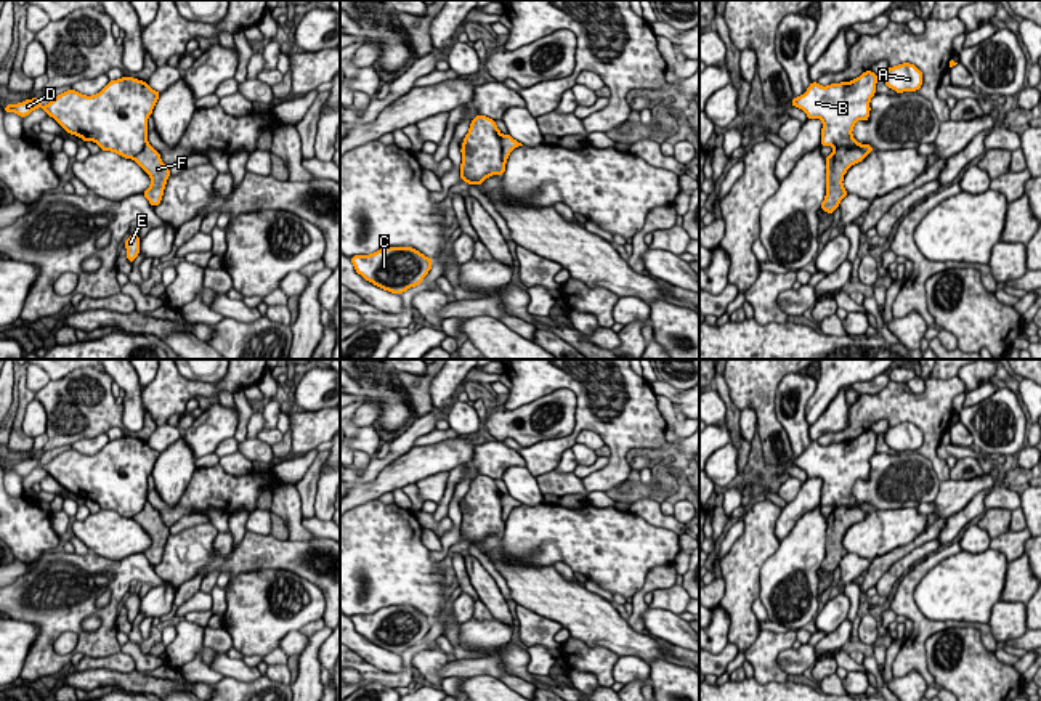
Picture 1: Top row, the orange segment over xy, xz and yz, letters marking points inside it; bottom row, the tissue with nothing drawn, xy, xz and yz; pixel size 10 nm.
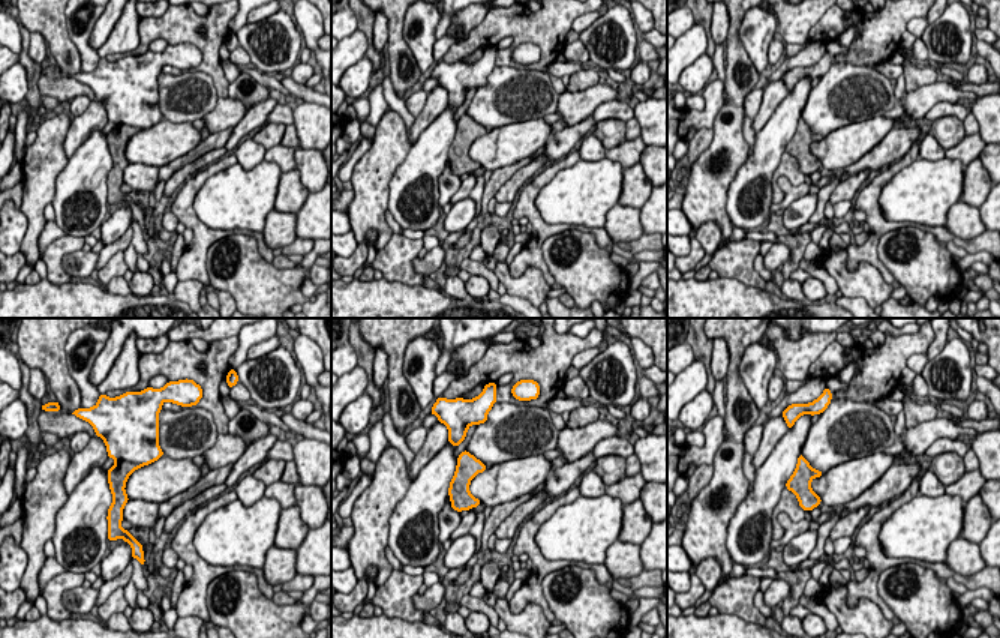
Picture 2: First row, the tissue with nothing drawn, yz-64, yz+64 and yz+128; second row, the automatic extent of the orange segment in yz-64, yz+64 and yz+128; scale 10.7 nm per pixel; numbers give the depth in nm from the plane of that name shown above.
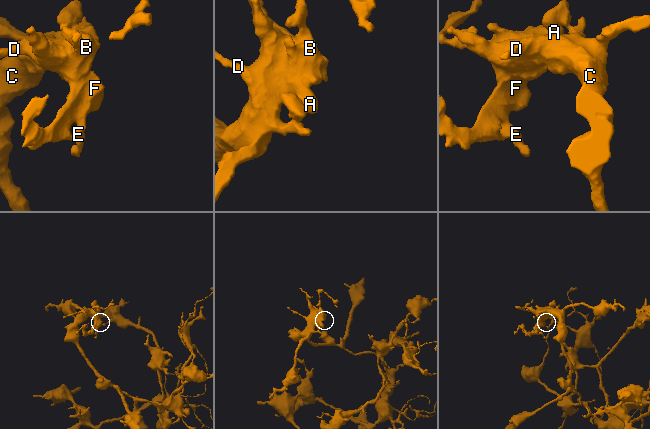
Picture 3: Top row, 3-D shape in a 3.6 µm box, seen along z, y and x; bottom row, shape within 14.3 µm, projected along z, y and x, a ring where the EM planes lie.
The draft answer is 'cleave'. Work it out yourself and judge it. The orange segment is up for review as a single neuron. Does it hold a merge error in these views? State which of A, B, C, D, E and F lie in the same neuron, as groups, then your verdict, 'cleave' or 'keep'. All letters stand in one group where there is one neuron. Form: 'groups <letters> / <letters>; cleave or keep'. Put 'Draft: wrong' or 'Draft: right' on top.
Draft: right
groups A B C D / E F; cleave

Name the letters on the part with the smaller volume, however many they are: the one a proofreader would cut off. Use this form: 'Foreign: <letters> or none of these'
Foreign: E, F

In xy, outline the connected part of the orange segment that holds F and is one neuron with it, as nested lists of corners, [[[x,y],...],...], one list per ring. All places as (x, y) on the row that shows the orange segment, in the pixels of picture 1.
[[[149,144],[133,160],[151,176],[151,186],[143,192],[152,207],[159,205],[164,196],[170,168],[164,165],[160,154]]]

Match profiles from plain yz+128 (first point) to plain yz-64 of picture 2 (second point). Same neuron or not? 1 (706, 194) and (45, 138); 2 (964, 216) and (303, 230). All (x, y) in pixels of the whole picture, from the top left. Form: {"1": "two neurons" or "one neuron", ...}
{"1": "one neuron", "2": "two neurons"}

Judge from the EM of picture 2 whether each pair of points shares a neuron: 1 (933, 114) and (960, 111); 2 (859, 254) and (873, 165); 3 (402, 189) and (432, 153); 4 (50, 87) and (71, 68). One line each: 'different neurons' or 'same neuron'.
1: same neuron
2: different neurons
3: same neuron
4: different neurons

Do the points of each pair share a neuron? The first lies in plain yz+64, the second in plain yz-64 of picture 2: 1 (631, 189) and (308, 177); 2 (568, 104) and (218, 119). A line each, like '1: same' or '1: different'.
1: different
2: same

